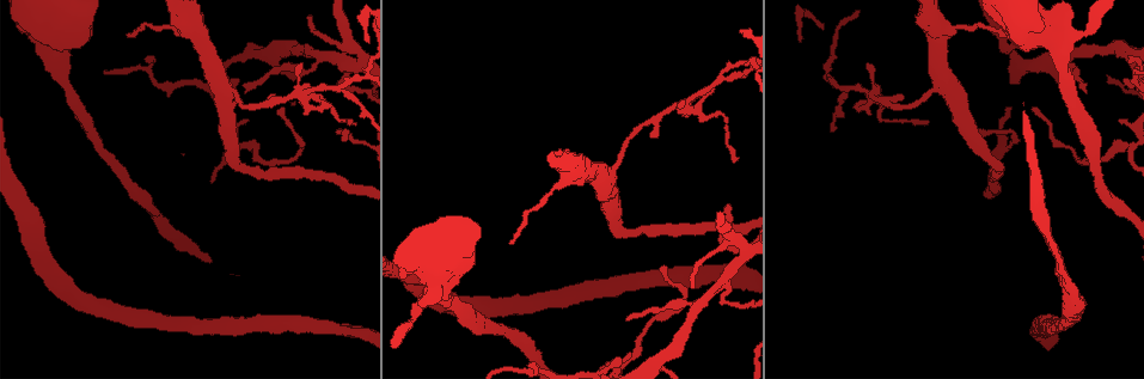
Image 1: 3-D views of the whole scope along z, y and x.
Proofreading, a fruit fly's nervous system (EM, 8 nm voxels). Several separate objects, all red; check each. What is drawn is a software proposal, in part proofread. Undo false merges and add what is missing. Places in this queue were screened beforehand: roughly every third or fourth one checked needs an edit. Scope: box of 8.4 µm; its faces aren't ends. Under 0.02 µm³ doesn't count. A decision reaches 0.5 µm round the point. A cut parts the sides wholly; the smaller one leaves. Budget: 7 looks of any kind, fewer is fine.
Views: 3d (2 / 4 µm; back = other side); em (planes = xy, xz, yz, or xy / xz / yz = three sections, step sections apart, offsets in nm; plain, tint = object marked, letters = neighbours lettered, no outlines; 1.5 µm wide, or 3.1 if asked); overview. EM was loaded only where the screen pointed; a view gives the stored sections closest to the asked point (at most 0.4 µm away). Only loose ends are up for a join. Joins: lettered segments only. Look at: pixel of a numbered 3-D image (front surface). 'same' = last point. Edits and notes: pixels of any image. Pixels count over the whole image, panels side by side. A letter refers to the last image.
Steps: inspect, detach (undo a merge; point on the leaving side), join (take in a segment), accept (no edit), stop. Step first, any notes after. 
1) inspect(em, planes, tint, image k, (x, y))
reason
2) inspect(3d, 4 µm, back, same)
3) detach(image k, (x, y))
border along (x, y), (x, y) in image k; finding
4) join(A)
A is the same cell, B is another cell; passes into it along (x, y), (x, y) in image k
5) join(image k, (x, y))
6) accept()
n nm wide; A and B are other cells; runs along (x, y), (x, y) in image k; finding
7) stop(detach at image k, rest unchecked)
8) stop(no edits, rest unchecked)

inspect(em, planes, tint, image 1, (664, 266))
end of a long branch

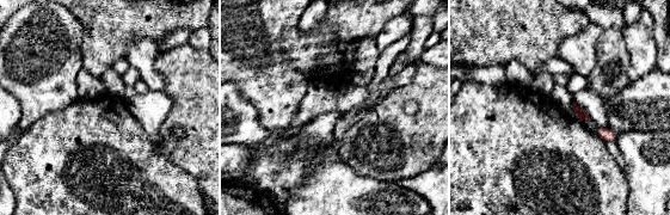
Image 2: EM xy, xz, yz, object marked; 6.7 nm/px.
inspect(em, planes, letters, same)
what lies round it

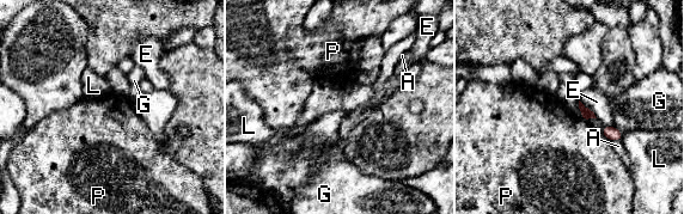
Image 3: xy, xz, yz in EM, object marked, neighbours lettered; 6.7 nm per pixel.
accept()
A, E, G, L and P are other cells; no lettered segment goes on from it

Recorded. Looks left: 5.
inspect(em, planes, letters, image 1, (718, 77))
three-way junction

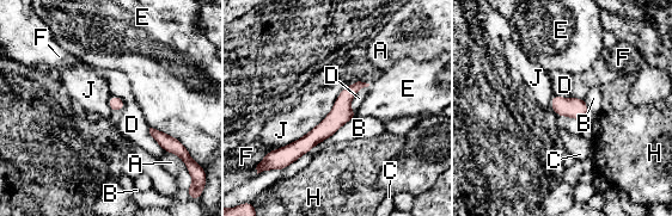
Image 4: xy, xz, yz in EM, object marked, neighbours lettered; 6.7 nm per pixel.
accept()
A, B, C, D, E, F, H and J are other cells; border along (347, 86), (315, 127), (268, 152) in image 4; all the same neuron

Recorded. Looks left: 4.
inspect(3d, 4 µm, back, image 1, (414, 315))
thin neck

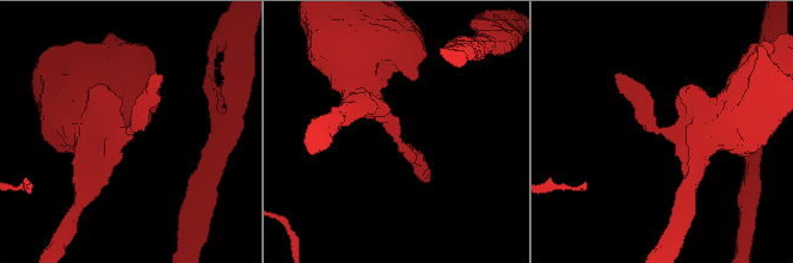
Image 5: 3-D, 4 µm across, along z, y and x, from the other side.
inspect(em, planes, letters, image 5, (396, 138))

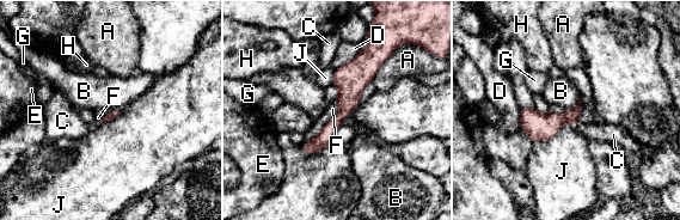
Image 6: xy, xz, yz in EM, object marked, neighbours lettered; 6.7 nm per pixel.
accept()
50 nm wide; F touches over 360 nm; A, B, C, D, E, F, G, H and J are other cells; one neuron here

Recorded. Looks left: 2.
stop(no edits, rest unchecked)

